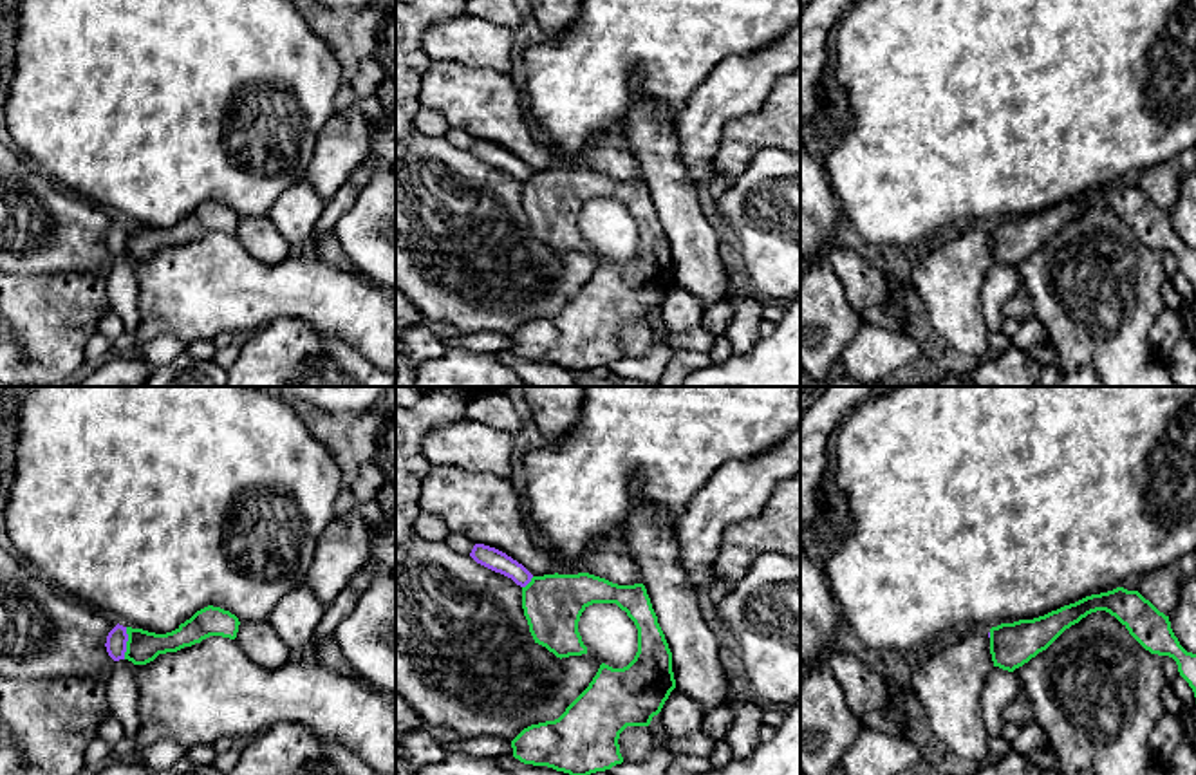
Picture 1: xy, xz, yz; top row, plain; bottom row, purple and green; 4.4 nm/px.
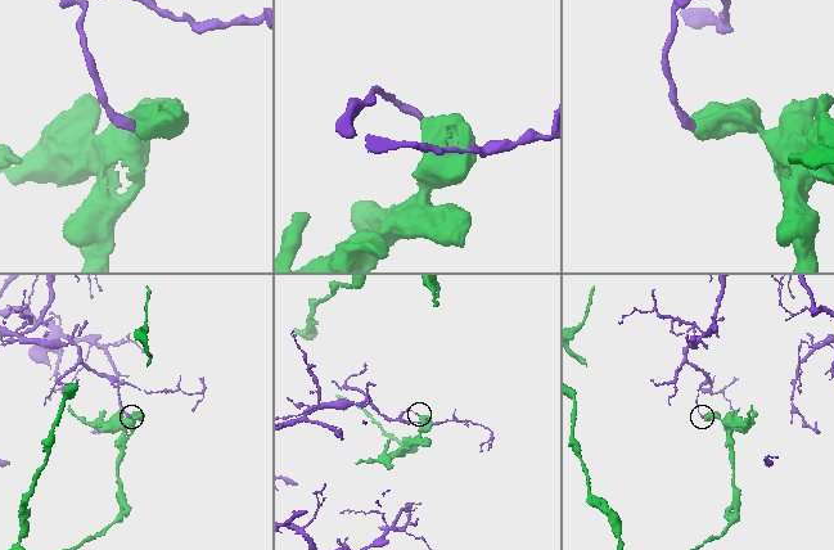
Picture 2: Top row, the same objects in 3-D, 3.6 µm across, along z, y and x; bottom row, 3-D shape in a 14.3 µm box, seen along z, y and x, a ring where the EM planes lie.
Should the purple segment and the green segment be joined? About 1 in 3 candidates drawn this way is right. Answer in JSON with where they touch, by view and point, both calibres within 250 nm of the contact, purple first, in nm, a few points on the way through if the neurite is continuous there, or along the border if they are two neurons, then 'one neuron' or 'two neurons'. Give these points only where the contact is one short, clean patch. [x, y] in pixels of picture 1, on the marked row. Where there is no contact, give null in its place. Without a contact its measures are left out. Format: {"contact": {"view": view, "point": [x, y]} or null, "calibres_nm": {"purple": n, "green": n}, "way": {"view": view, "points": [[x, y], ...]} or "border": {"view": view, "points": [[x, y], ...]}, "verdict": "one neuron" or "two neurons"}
{"contact": {"view": "xy", "point": [125, 644]}, "calibres_nm": {"purple": 100, "green": 140}, "verdict": "two neurons"}

